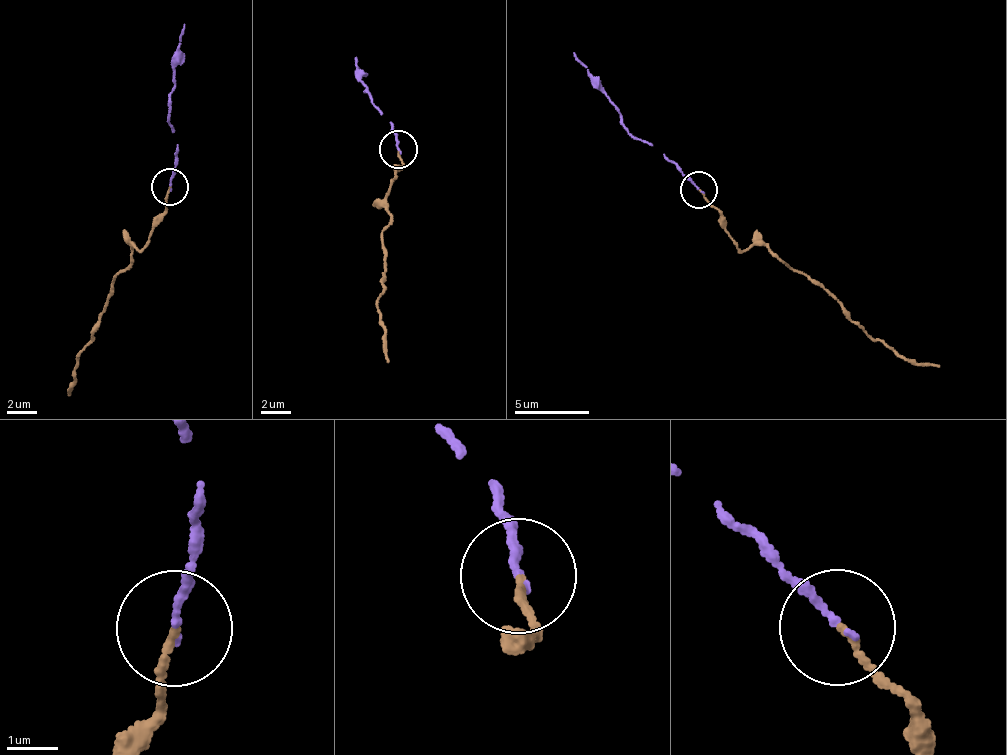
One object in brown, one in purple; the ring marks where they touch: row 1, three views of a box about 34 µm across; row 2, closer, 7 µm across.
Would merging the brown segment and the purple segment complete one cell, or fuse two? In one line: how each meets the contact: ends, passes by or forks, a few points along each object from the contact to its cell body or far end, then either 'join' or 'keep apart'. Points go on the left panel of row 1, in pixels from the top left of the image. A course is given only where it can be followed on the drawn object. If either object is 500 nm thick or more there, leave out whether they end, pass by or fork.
brown ends; purple ends; course brown (168, 187), (164, 213), (140, 247), (130, 250), (95, 335), (80, 354), (69, 395); course purple (168, 187), (177, 143), (168, 118), (174, 64), (185, 24); join

